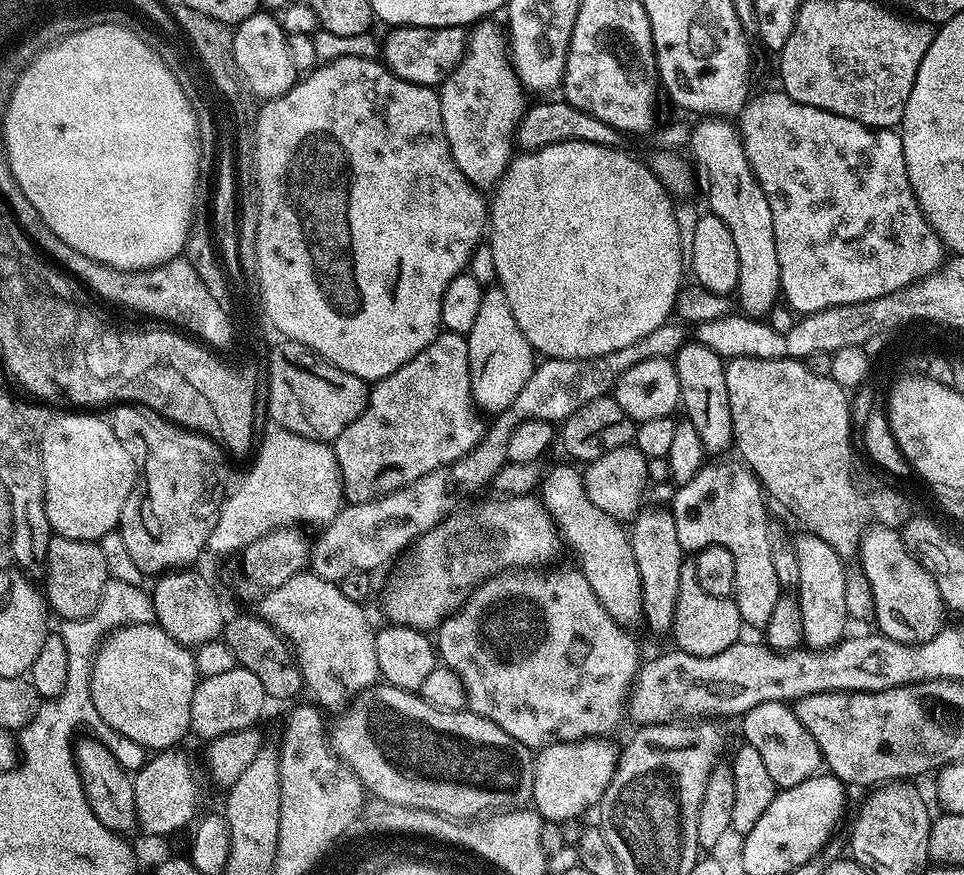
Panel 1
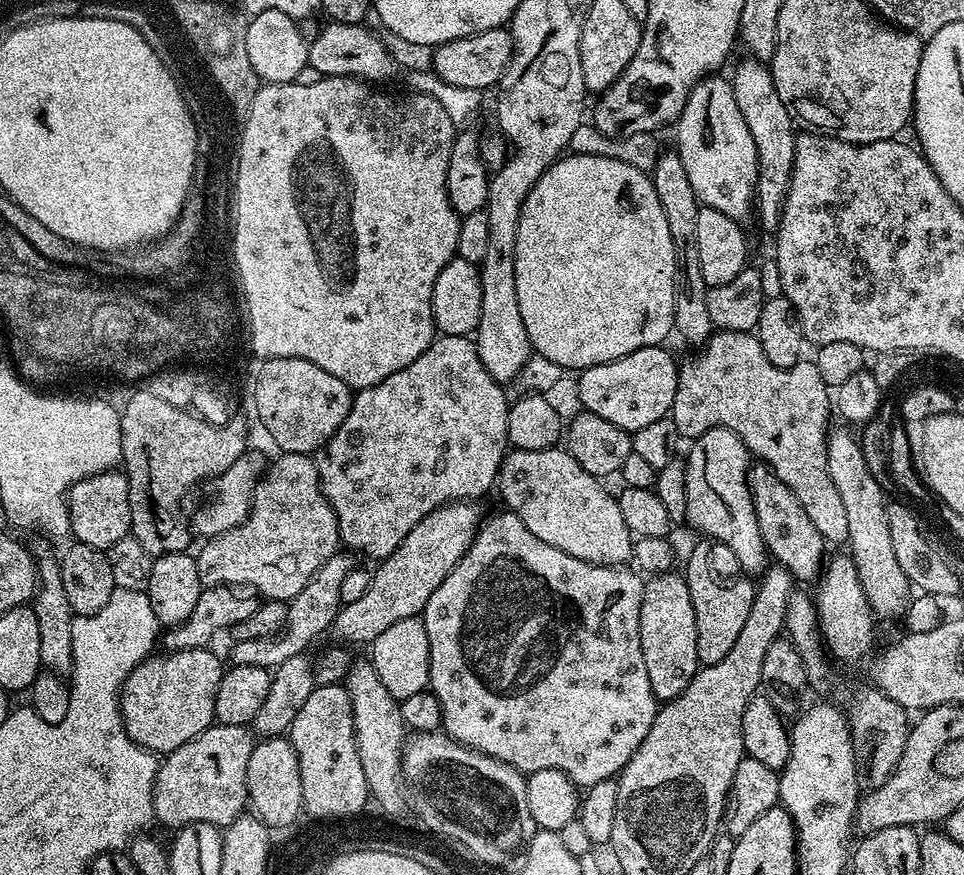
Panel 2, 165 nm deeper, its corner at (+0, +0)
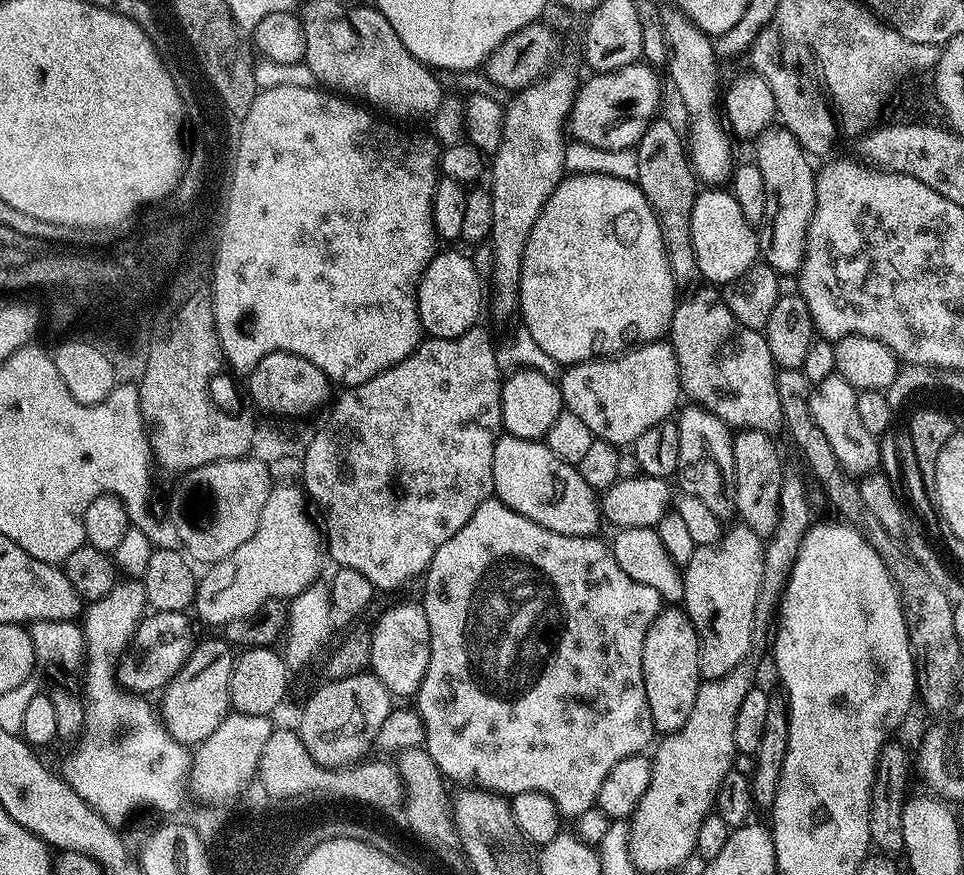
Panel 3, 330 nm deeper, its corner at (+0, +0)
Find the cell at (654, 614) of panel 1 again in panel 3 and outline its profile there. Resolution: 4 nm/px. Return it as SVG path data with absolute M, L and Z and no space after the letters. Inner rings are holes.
M665 607L650 626L642 648L642 678L646 686L646 702L650 706L652 727L660 734L673 734L686 726L694 698L702 683L700 643L688 613L681 607Z

